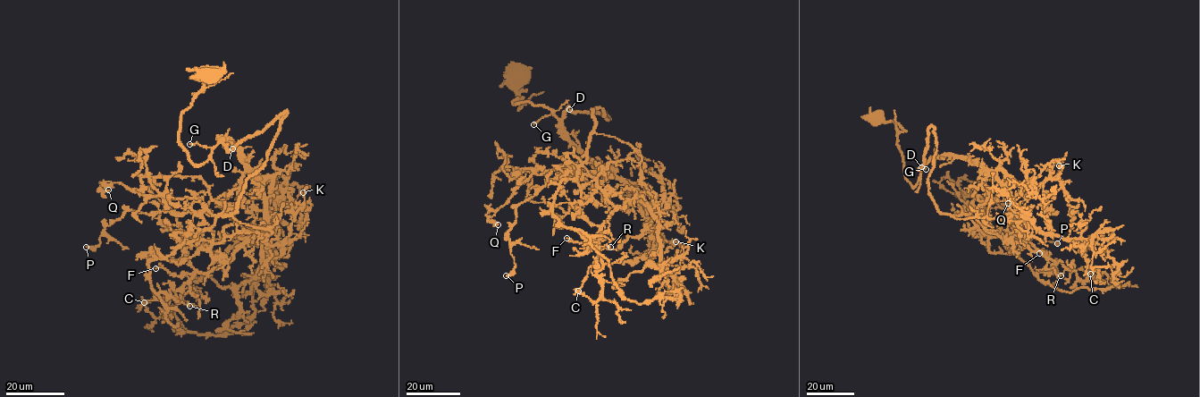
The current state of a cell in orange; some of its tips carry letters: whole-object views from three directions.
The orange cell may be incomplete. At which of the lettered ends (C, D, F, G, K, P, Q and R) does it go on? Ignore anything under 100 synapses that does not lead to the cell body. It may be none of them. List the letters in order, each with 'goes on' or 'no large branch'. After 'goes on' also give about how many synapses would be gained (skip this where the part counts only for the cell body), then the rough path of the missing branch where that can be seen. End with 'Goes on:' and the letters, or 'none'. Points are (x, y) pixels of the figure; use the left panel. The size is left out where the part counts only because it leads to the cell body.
C: no large branch
D: no large branch
F: no large branch
G: no large branch
K: no large branch
P: no large branch
Q: no large branch
R: no large branch
Goes on: none

